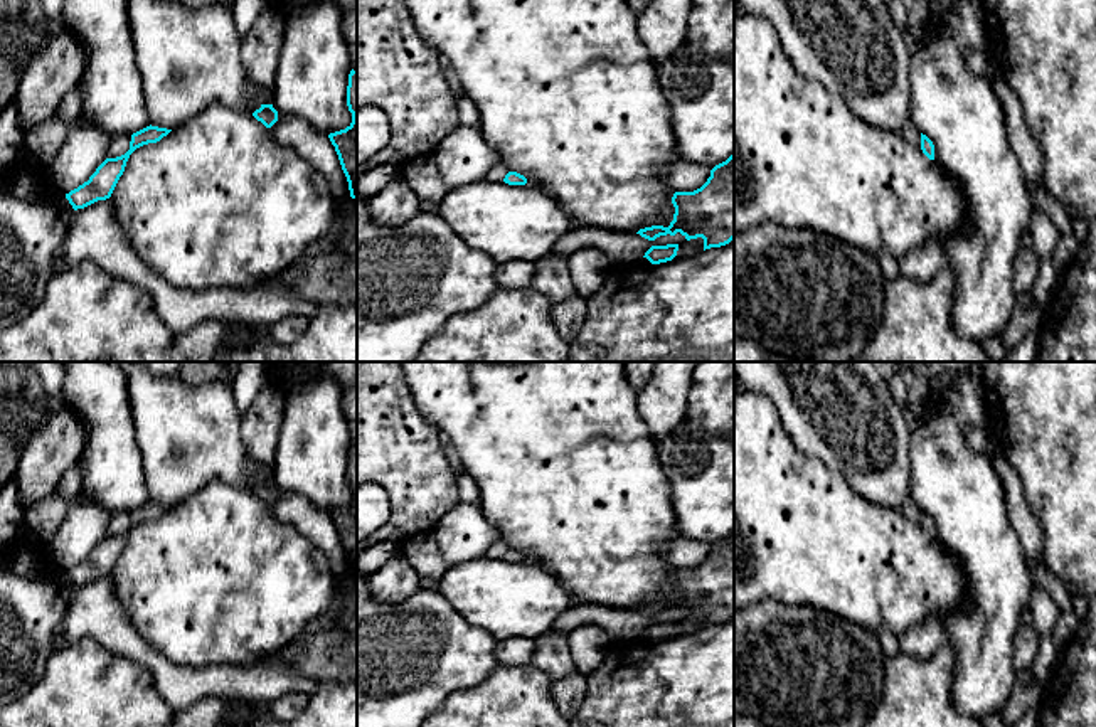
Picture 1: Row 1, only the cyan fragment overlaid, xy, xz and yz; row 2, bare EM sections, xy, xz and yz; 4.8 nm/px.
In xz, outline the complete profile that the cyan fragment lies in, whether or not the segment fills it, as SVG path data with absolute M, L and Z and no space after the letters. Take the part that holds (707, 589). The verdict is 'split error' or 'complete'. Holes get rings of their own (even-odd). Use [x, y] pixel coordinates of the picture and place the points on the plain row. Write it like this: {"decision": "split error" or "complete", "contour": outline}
{"decision": "complete", "contour": "M734 530L710 547L707 559L694 569L675 569L673 597L668 604L652 602L636 611L648 618L680 609L687 618L702 614L704 628L734 616Z"}

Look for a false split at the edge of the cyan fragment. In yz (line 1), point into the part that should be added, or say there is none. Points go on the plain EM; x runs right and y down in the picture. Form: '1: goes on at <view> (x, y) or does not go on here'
1: does not go on here

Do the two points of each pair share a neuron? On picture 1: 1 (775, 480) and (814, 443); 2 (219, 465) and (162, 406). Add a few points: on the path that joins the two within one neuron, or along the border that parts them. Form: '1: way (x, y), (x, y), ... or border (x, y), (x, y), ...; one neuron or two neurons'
1: border (780, 421), (805, 455), (837, 473); two neurons
2: way (207, 450), (177, 421); one neuron

